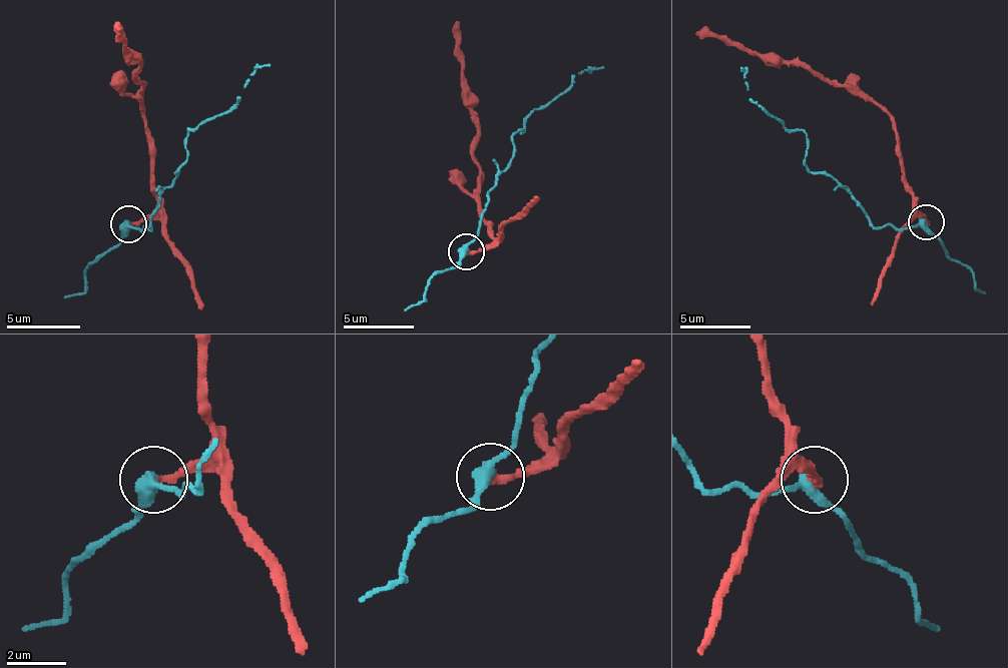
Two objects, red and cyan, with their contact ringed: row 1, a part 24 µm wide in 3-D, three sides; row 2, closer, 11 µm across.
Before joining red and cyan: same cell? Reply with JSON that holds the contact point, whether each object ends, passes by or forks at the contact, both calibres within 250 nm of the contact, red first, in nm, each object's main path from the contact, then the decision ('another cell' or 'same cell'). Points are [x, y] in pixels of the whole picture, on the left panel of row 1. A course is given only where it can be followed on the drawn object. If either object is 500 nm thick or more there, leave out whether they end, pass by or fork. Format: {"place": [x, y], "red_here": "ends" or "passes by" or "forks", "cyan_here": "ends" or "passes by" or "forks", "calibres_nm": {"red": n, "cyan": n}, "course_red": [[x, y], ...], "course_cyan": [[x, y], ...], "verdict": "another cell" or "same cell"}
{"place": [128, 223], "red_here": "ends", "cyan_here": "passes by", "calibres_nm": {"red": 280, "cyan": 360}, "course_red": [[129, 222], [144, 219], [155, 208], [144, 98], [136, 79], [140, 65], [125, 50], [118, 28]], "course_cyan": [[129, 222], [151, 230], [155, 208], [188, 156], [188, 131], [239, 98], [255, 72], [269, 65]], "verdict": "another cell"}

